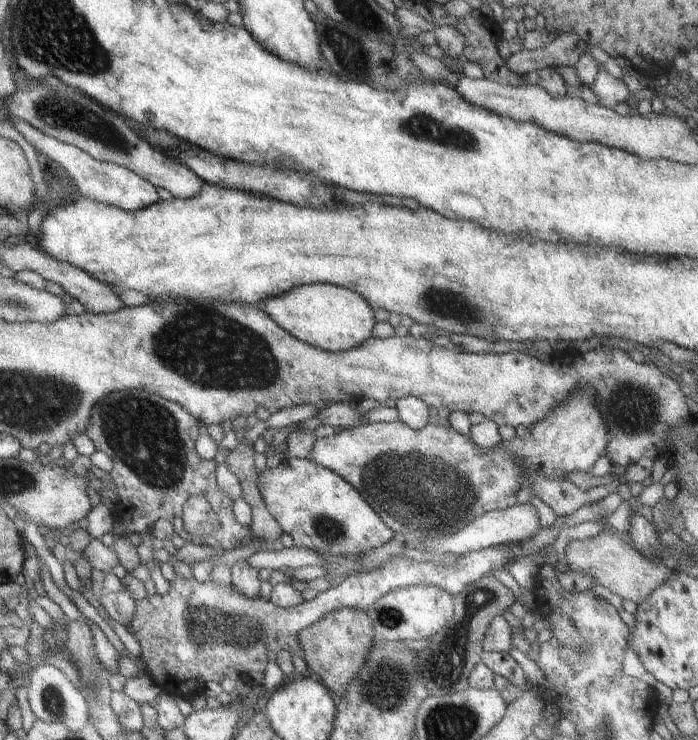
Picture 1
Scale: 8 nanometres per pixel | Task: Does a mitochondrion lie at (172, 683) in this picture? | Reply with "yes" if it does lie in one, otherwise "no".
no

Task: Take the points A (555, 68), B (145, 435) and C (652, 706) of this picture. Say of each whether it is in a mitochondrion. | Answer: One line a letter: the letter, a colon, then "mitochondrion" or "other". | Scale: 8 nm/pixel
A: other
B: mitochondrion
C: other

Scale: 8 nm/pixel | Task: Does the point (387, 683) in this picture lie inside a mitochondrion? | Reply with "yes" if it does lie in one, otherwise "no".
yes

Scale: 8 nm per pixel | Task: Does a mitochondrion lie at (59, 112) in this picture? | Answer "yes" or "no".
yes

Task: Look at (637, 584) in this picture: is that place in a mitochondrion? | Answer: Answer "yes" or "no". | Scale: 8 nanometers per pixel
no

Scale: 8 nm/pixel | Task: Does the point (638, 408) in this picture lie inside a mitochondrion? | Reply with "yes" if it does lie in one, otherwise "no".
yes

